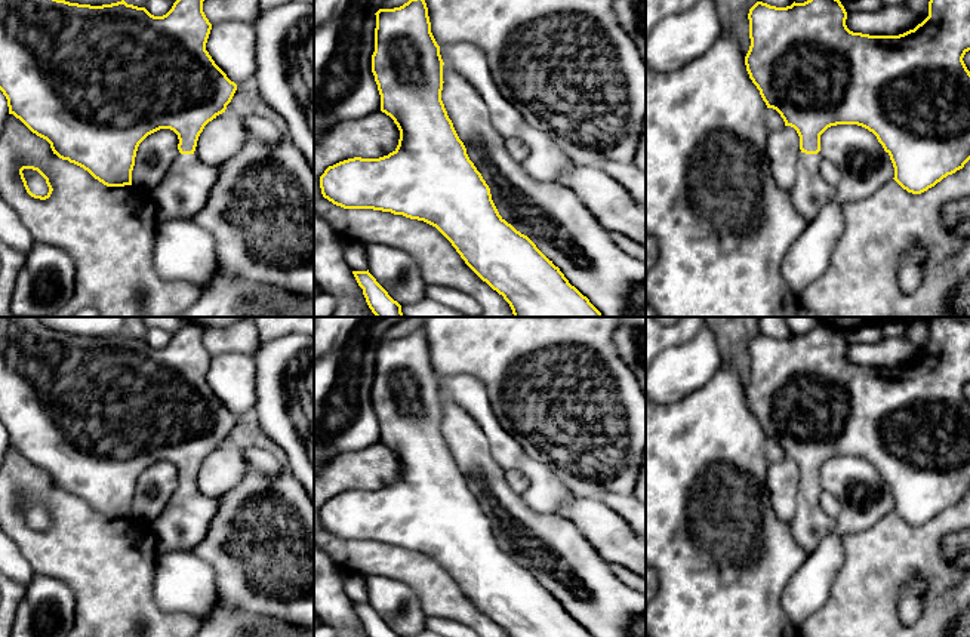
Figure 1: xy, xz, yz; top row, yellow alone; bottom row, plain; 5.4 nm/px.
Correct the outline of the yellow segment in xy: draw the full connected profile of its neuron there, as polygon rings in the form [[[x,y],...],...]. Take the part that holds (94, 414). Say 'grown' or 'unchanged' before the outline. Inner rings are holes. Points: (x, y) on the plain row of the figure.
grown | [[[0,317],[0,422],[7,431],[9,446],[19,450],[33,465],[46,471],[50,476],[53,486],[83,499],[107,518],[124,518],[132,517],[132,502],[136,483],[139,476],[148,467],[160,461],[170,461],[178,467],[178,481],[181,486],[170,496],[161,514],[151,520],[151,527],[155,535],[157,556],[175,550],[194,548],[204,539],[209,523],[219,507],[219,498],[201,495],[194,487],[194,483],[204,458],[219,446],[225,444],[227,437],[231,434],[237,422],[237,416],[227,409],[206,382],[212,356],[203,344],[203,333],[204,329],[201,326],[188,323],[173,335],[166,347],[154,348],[145,339],[127,336],[124,332],[111,336],[90,338],[49,329],[39,320],[39,317]]]

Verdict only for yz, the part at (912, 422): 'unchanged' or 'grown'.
grown

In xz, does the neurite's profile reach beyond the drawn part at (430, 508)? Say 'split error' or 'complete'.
complete

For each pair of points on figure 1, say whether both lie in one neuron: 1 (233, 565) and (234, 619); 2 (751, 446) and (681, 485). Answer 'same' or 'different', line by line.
1: different
2: same

